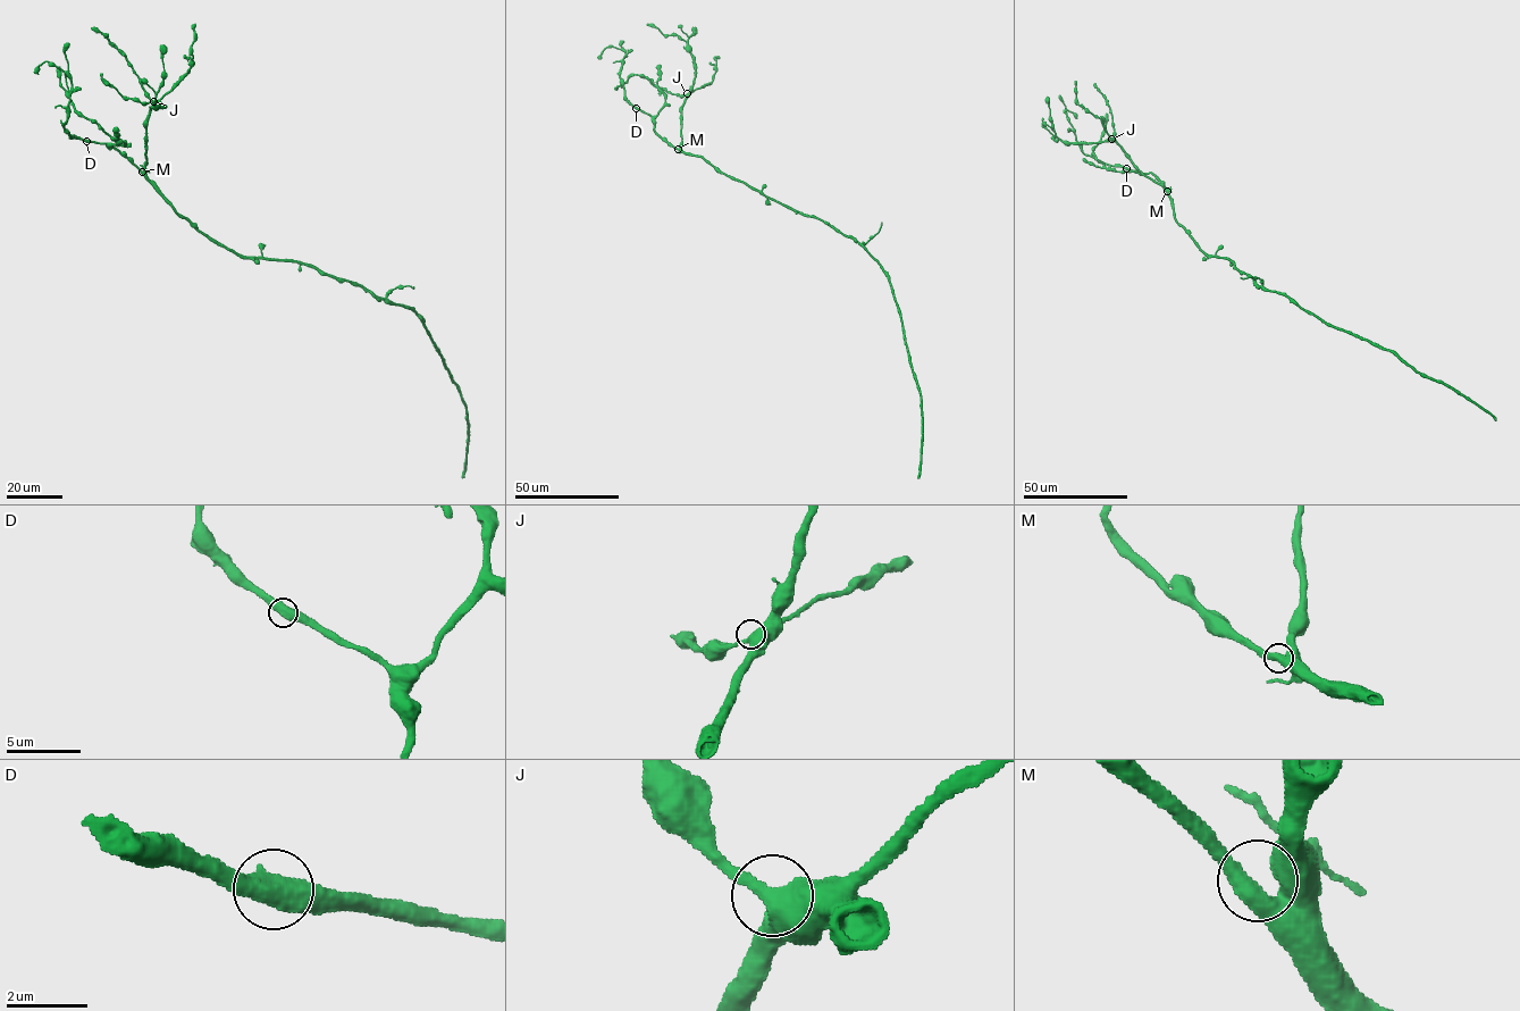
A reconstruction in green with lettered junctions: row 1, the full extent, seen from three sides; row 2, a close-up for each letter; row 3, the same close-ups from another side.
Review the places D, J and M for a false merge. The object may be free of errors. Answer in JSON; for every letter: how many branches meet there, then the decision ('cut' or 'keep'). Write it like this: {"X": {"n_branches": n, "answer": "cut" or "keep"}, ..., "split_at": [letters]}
{"D": {"n_branches": 2, "answer": "keep"}, "J": {"n_branches": 2, "answer": "keep"}, "M": {"n_branches": 2, "answer": "keep"}, "split_at": []}

